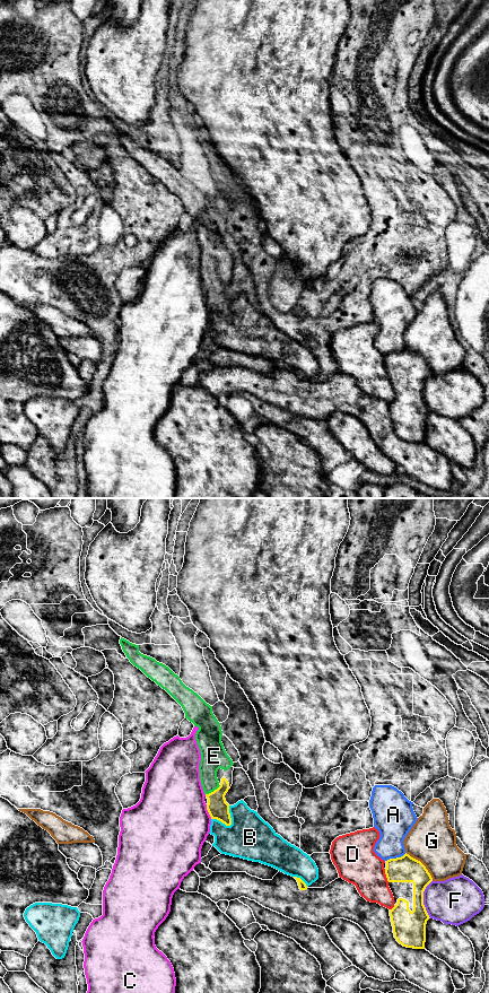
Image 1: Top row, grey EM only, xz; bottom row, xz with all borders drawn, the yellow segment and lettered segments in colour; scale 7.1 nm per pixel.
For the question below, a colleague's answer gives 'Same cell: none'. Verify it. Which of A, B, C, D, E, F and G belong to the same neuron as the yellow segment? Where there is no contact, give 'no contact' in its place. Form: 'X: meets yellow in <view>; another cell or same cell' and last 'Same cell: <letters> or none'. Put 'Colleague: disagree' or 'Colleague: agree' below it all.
A: meets yellow in xz; another cell
B: meets yellow in xz; another cell
C: meets yellow in xz; another cell
D: meets yellow in xz; another cell
E: meets yellow in xz; same cell
F: meets yellow in xz; another cell
G: meets yellow in xz; another cell
Same cell: E
Colleague: disagree

